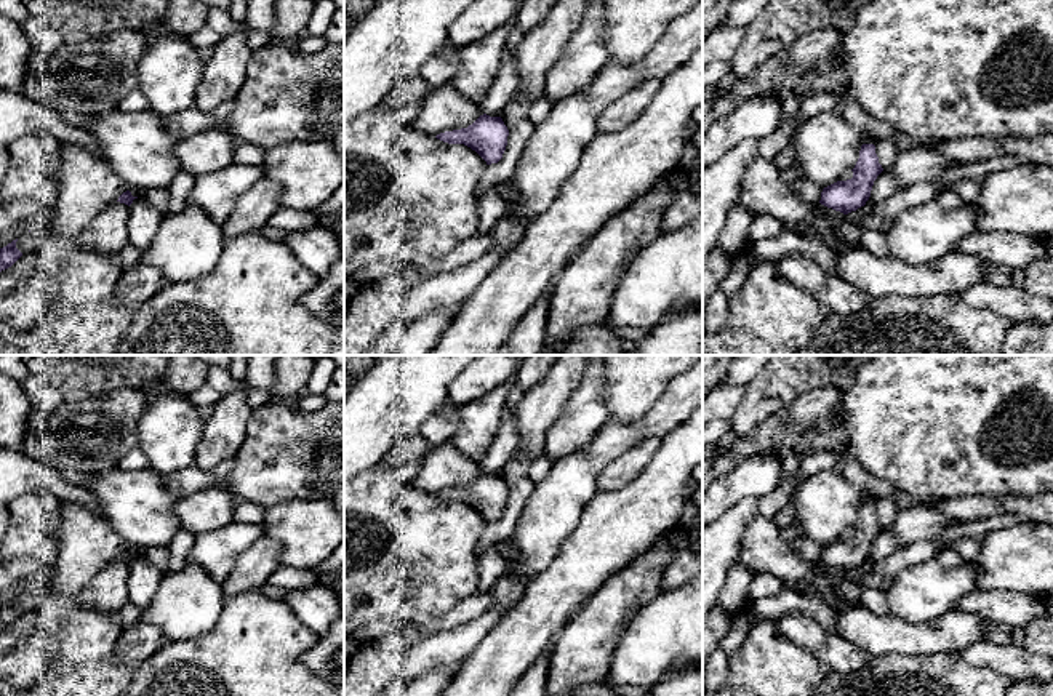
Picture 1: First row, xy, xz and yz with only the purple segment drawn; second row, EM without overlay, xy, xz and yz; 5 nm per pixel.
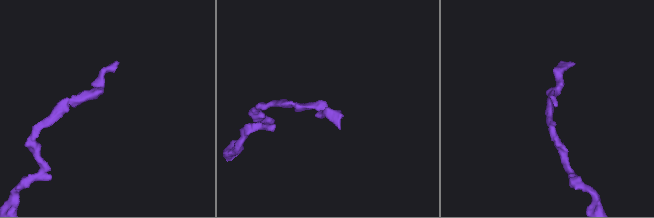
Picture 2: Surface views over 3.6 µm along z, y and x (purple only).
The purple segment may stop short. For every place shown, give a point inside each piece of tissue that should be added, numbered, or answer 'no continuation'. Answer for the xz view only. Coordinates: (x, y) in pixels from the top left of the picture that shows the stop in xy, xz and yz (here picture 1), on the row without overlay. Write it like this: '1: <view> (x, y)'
no continuation

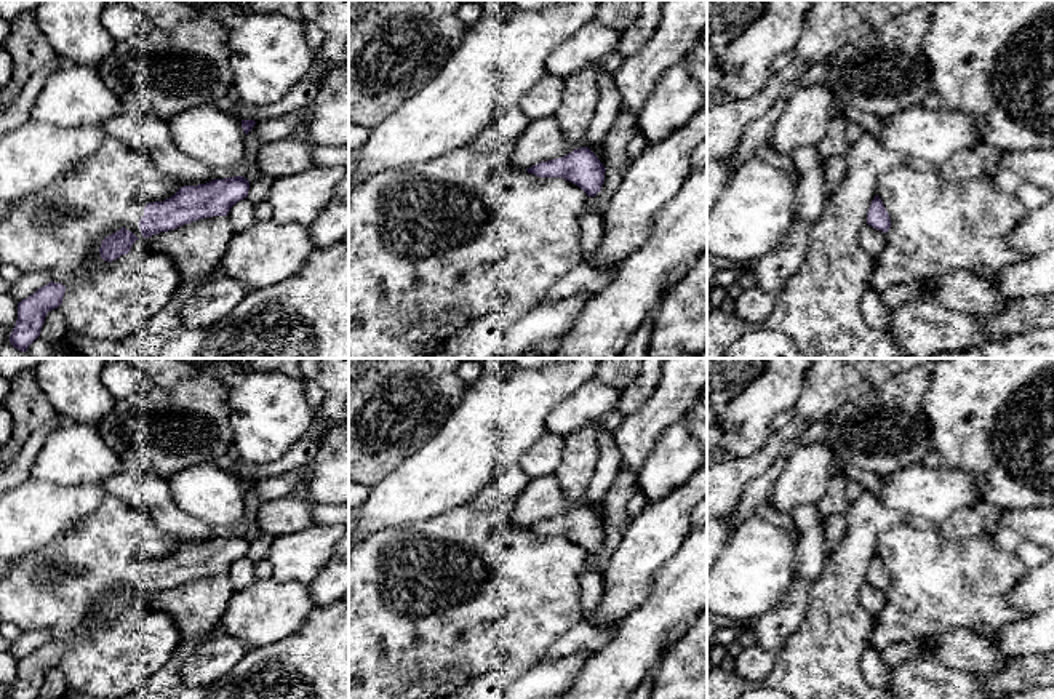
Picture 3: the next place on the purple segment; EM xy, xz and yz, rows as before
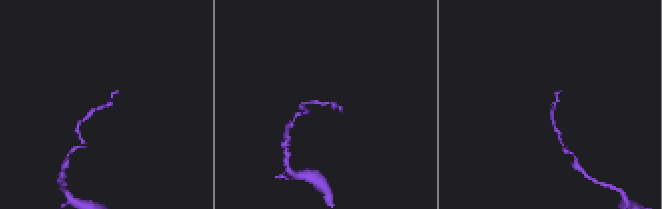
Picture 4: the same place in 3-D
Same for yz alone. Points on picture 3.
no continuation

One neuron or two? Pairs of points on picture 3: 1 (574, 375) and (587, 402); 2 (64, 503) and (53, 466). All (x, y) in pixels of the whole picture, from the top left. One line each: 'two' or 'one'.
1: two
2: two

